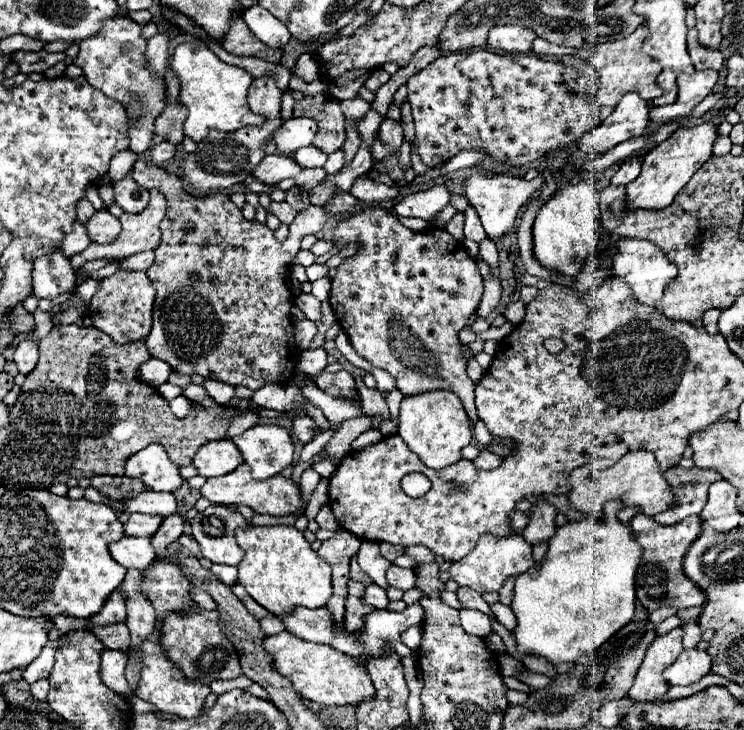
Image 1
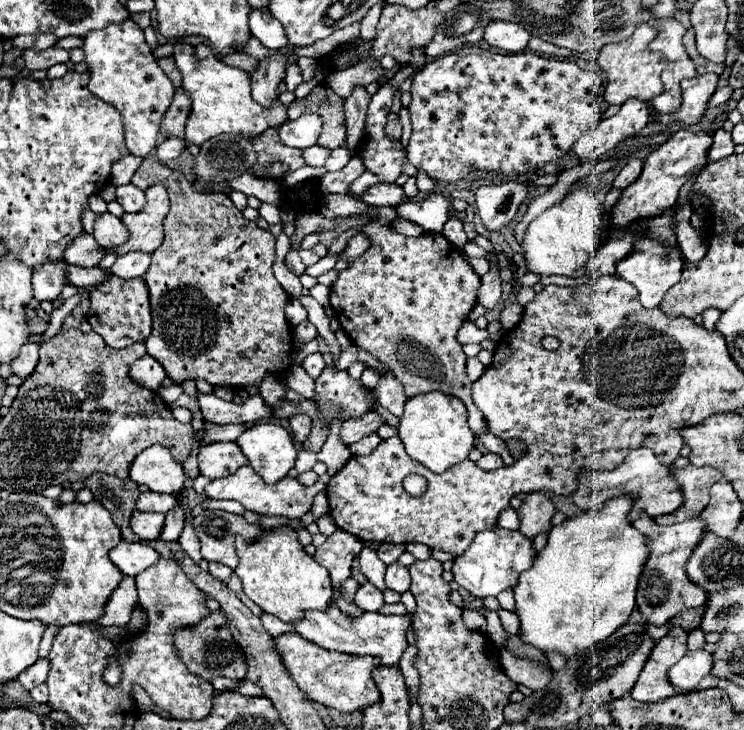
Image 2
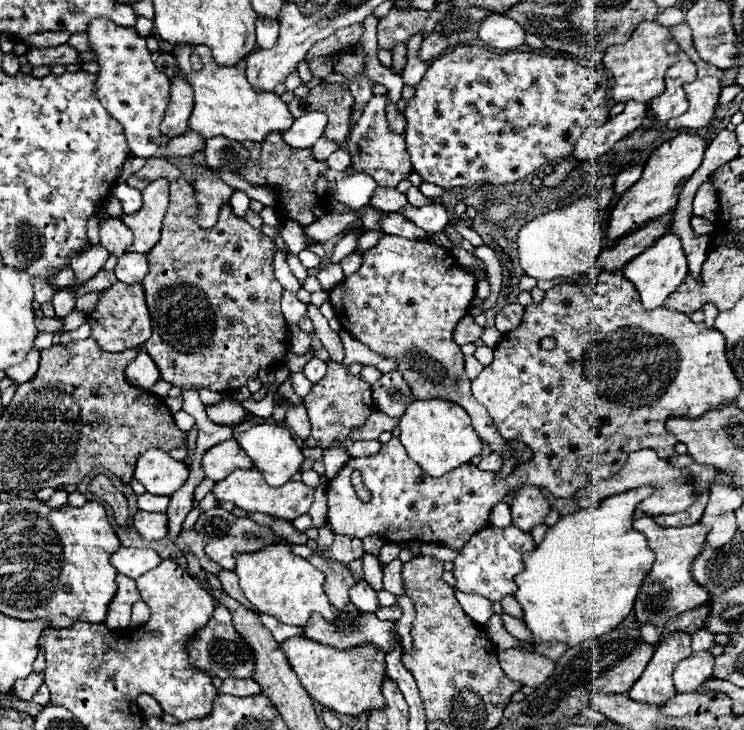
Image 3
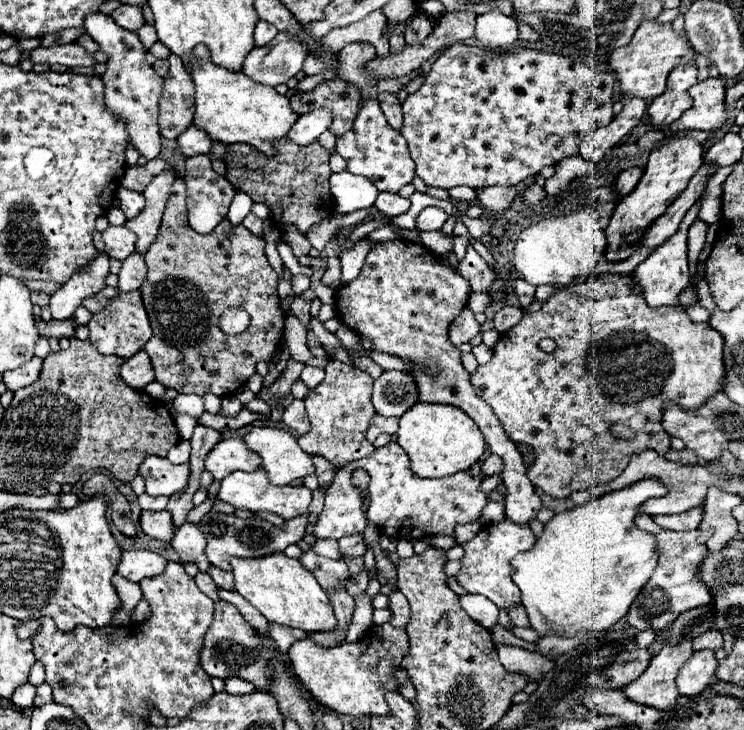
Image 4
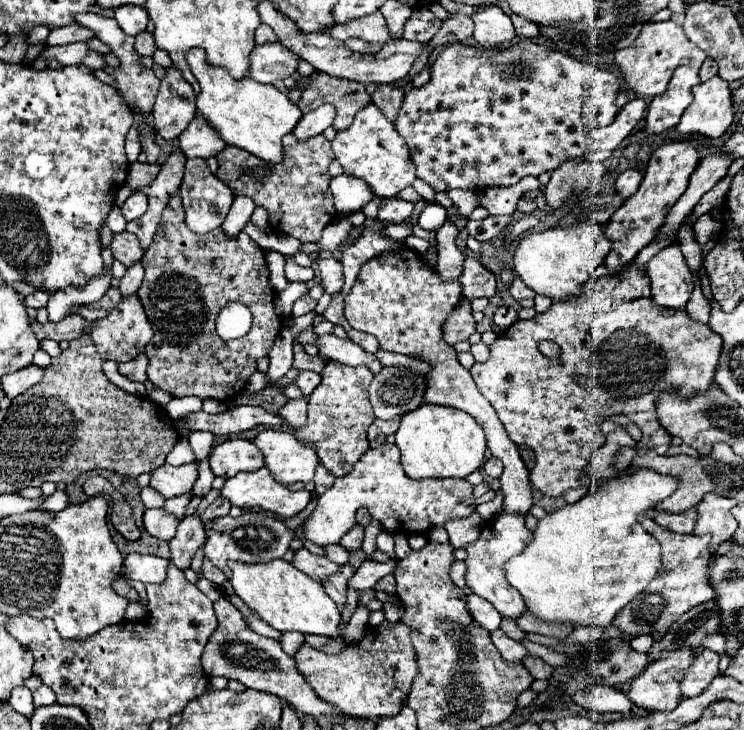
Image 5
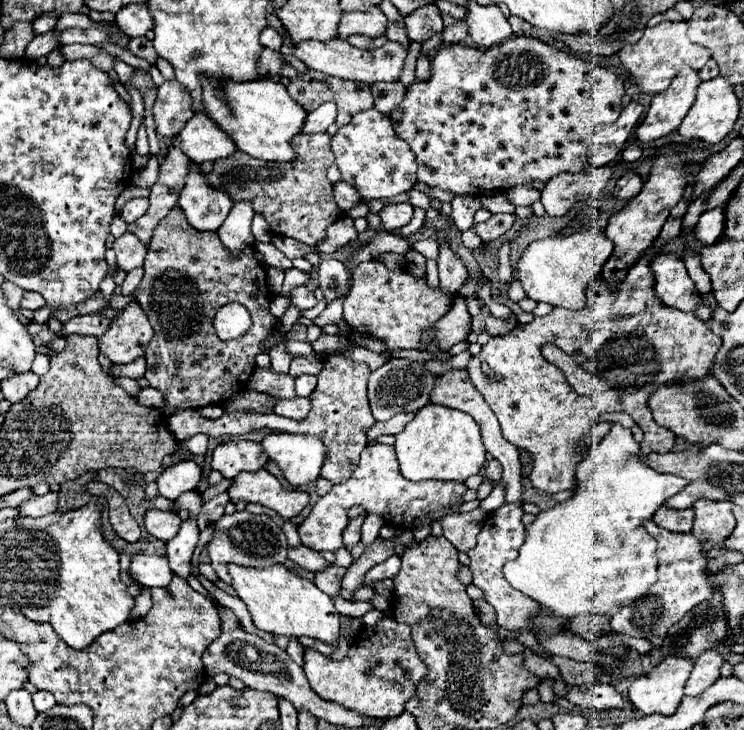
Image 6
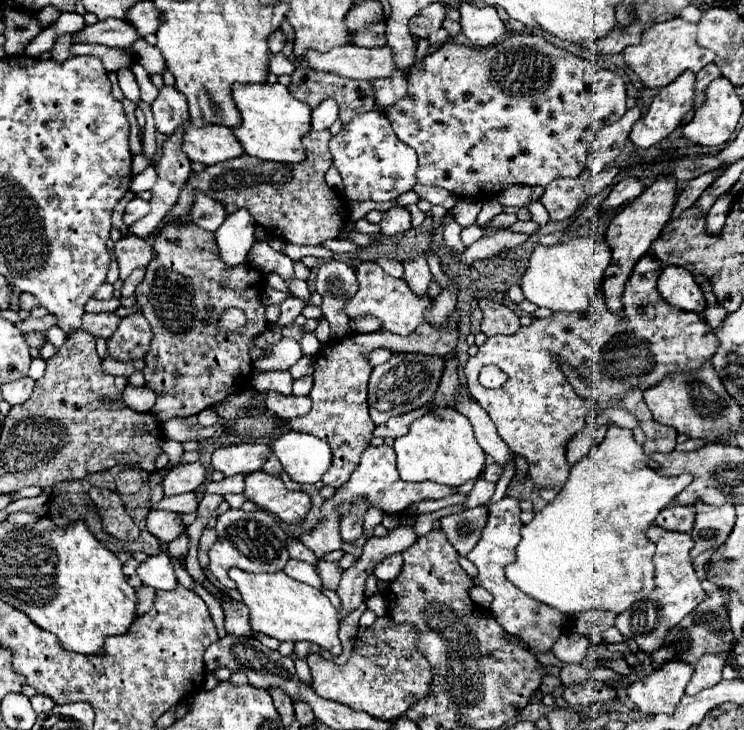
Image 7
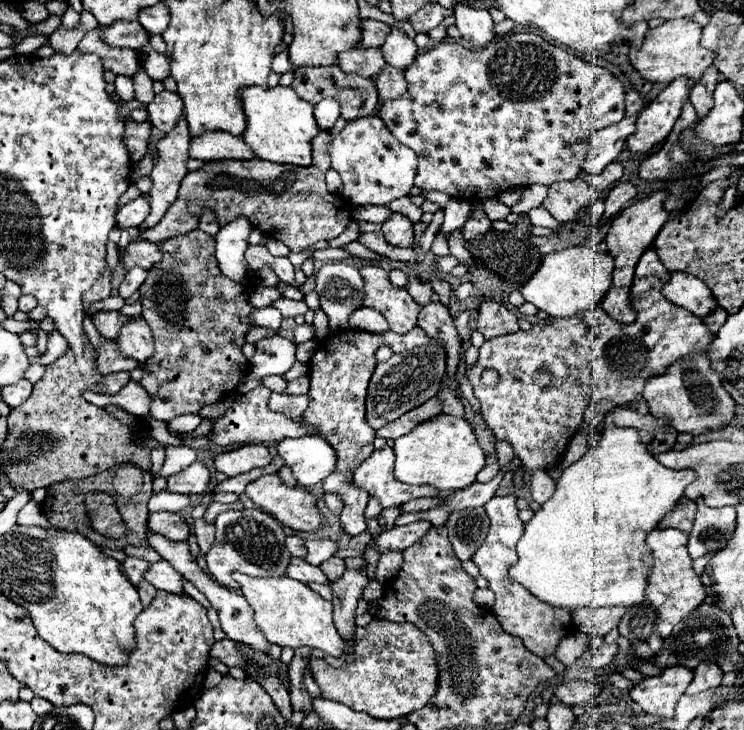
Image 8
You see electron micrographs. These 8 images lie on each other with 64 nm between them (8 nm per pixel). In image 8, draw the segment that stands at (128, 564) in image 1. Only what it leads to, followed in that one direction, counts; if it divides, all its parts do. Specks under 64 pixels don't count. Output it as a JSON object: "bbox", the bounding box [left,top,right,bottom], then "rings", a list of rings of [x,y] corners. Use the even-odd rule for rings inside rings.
{"bbox":[144,560,184,594],"rings":[[[166,560],[152,562],[148,566],[148,572],[144,572],[144,580],[148,580],[158,590],[166,590],[166,592],[172,592],[172,594],[182,594],[184,592],[180,574]]]}

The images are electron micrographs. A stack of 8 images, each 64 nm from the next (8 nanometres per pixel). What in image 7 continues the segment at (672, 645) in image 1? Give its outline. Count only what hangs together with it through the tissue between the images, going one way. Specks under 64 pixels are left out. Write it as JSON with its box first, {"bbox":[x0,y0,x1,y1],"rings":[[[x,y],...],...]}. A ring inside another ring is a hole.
{"bbox":[628,660,694,714],"rings":[[[668,660],[644,680],[628,686],[628,698],[644,714],[672,714],[684,694],[684,688],[694,672],[694,666],[682,660]]]}

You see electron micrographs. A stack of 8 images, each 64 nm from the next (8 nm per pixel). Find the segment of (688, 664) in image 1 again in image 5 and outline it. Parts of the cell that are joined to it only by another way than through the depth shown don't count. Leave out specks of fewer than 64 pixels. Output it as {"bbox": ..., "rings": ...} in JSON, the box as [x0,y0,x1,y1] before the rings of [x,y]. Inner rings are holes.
{"bbox":[680,650,718,698],"rings":[[[700,650],[694,654],[694,660],[680,682],[684,698],[698,696],[718,676],[718,660],[718,654],[712,650]]]}

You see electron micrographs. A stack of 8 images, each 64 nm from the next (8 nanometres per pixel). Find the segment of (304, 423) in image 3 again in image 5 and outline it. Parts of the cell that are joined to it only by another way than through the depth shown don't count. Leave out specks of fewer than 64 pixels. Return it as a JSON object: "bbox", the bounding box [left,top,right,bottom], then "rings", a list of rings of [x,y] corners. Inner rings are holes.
{"bbox":[280,398,306,428],"rings":[[[306,398],[300,400],[288,400],[286,406],[280,408],[280,418],[292,426],[292,428],[302,428],[306,424]]]}

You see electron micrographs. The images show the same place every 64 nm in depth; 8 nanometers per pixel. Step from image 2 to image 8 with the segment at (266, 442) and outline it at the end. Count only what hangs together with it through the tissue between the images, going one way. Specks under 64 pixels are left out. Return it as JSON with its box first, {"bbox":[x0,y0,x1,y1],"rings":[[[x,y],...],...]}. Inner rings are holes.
{"bbox":[276,436,336,486],"rings":[[[322,436],[284,438],[276,450],[300,486],[322,482],[336,466],[334,448]]]}

